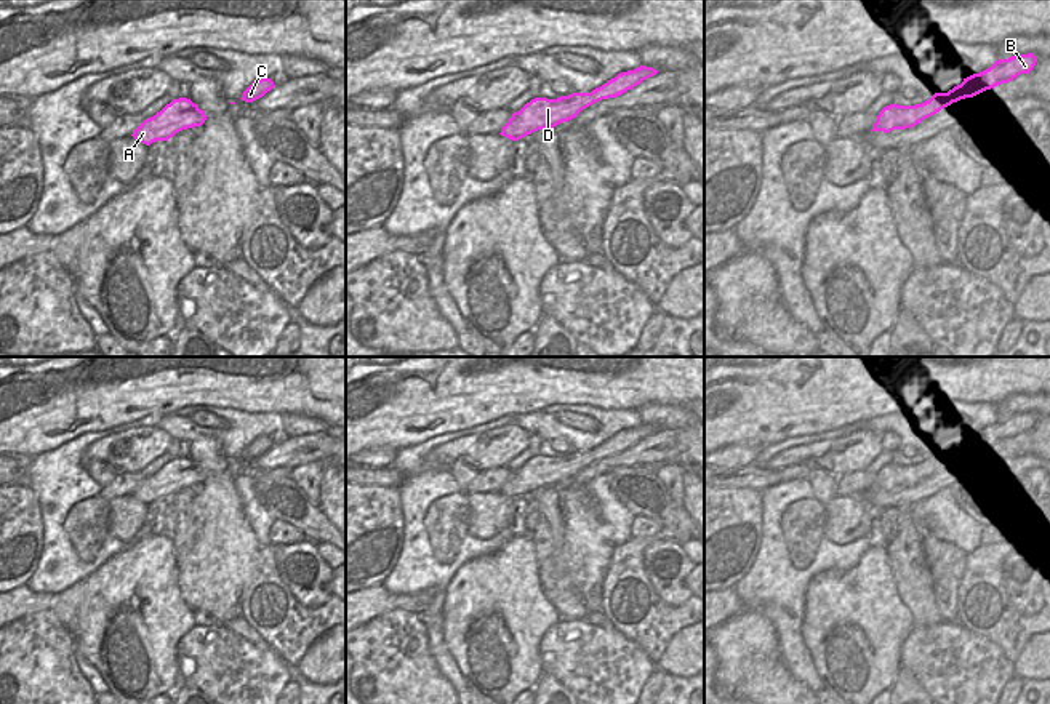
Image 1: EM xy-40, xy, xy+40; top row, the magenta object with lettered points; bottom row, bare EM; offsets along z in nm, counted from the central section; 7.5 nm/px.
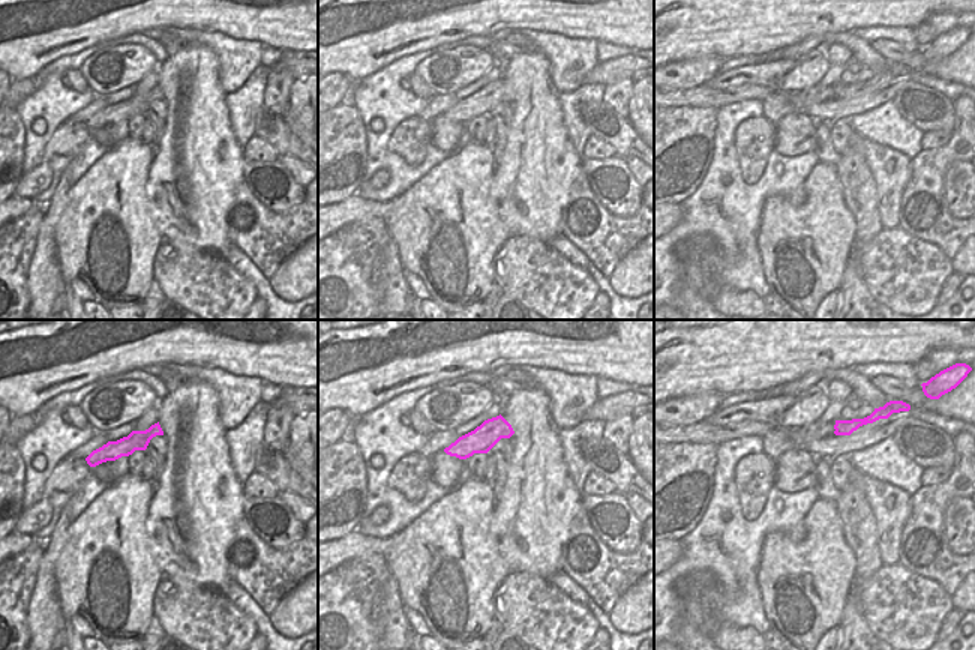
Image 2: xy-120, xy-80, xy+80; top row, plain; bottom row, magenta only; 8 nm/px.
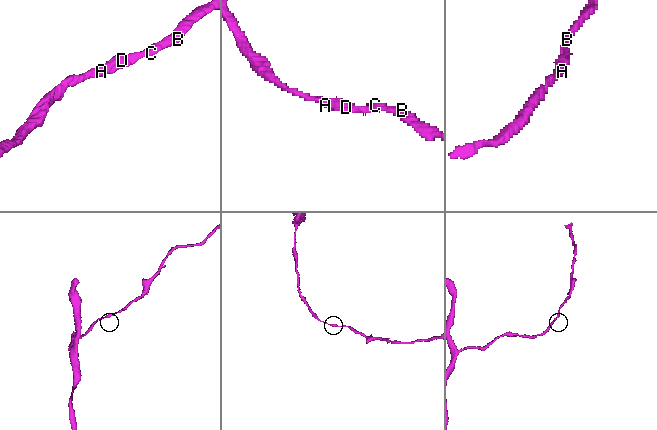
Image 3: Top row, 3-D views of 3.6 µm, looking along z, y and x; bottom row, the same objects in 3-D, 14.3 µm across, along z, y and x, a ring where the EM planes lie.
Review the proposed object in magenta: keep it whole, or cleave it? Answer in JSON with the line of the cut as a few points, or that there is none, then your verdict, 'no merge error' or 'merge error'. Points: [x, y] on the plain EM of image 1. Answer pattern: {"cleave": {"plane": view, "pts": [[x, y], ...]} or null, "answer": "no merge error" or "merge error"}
{"cleave": null, "answer": "no merge error"}

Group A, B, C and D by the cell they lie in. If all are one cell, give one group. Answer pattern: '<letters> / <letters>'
A B C D

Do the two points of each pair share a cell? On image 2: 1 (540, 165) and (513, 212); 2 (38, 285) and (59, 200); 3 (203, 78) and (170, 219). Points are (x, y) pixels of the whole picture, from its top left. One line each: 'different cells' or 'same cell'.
1: same cell
2: same cell
3: same cell

